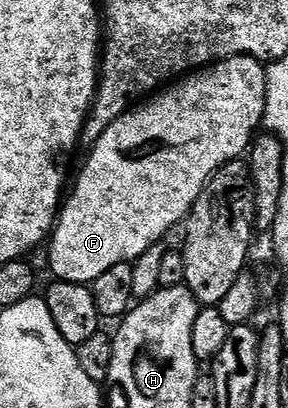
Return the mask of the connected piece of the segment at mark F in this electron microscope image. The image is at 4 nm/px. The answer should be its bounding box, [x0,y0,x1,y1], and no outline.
[47,56,267,285]

